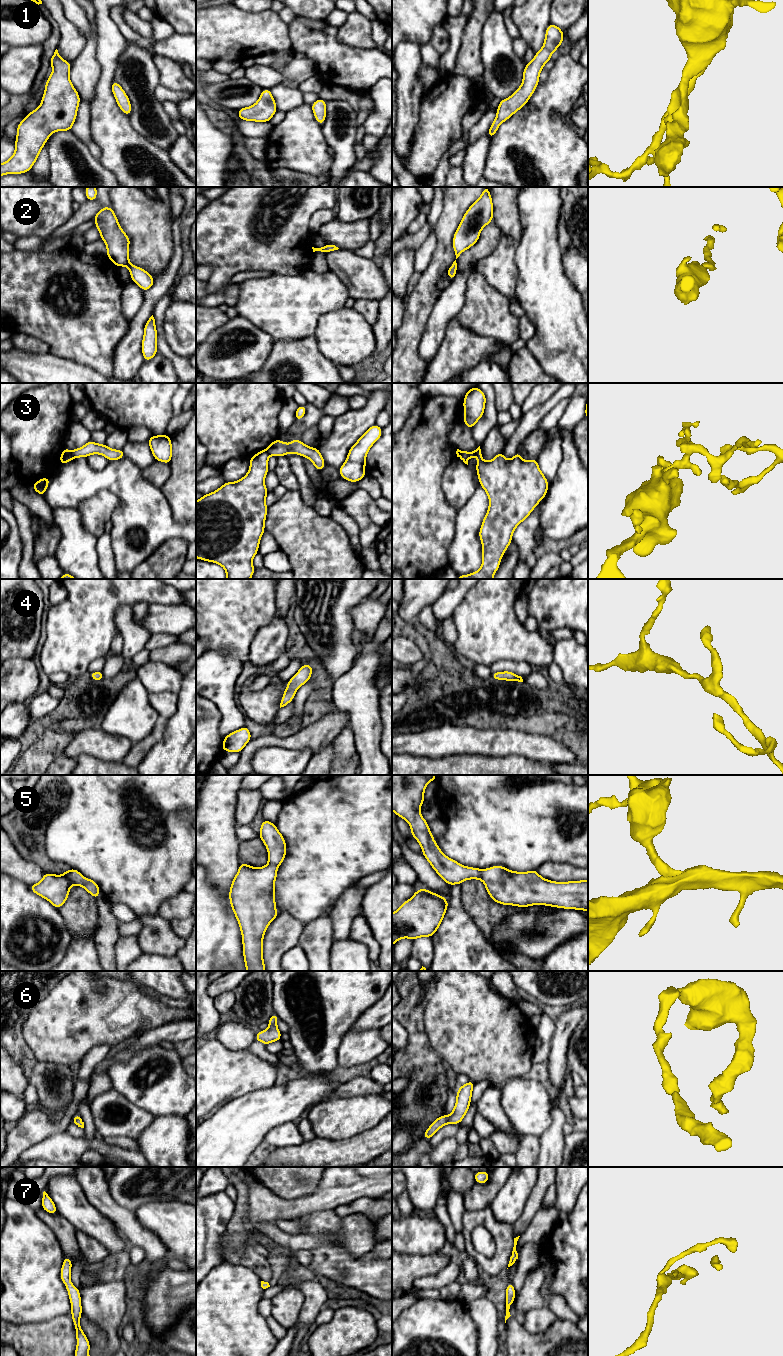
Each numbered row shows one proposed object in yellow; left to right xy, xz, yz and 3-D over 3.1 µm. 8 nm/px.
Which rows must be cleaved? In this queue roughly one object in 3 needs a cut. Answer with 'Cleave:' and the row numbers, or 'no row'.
Cleave: 3

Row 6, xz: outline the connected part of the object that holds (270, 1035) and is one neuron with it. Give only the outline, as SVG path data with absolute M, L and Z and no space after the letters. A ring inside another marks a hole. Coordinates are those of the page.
M274 1013L268 1021L269 1028L264 1031L259 1031L255 1036L255 1041L260 1041L265 1046L269 1043L280 1041L282 1033L277 1028L278 1019L278 1015Z

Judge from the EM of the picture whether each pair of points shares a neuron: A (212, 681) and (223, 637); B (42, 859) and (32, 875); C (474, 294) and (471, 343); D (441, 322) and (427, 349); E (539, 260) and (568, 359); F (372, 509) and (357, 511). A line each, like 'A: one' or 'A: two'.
A: two
B: two
C: two
D: one
E: one
F: two

